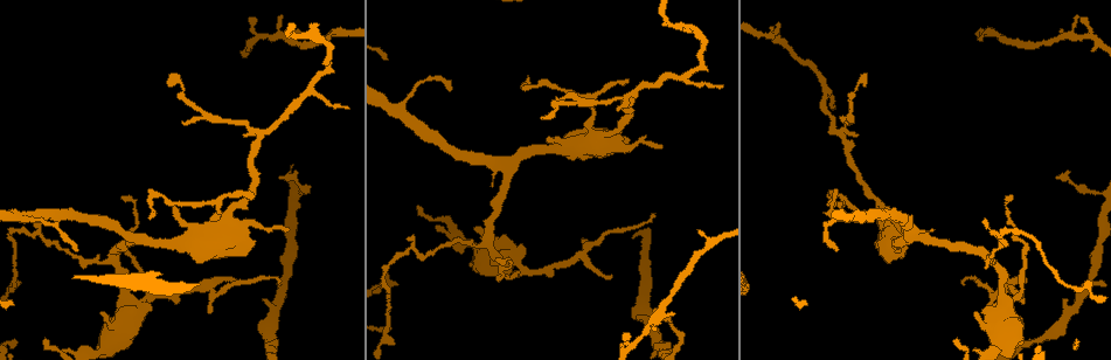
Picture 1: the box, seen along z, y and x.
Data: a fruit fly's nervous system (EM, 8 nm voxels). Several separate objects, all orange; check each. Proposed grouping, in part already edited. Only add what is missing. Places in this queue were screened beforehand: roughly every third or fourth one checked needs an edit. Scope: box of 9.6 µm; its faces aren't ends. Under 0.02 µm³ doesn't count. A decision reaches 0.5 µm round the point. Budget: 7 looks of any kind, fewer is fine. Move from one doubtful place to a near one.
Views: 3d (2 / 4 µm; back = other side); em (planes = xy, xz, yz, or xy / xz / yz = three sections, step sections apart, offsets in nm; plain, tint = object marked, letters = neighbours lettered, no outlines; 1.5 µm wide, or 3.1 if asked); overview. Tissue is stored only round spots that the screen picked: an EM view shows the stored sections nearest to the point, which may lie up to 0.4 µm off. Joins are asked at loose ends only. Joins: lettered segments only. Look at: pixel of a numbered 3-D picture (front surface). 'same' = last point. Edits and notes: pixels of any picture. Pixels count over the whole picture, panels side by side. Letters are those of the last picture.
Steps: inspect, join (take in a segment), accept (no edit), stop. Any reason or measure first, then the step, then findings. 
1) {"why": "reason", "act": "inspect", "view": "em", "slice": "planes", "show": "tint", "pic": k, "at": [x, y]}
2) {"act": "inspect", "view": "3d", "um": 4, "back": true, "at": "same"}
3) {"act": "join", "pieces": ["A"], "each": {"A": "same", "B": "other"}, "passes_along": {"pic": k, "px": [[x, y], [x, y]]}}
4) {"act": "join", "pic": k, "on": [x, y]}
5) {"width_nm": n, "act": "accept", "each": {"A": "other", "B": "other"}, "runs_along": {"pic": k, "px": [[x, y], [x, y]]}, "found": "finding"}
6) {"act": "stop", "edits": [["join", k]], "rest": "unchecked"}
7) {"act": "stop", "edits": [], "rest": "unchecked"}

{"why": "an open end", "act": "inspect", "view": "3d", "um": 2, "pic": 1, "at": [654, 328]}

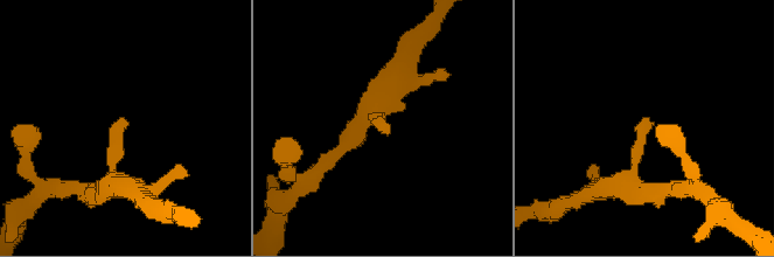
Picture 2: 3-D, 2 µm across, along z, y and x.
{"act": "inspect", "view": "em", "slice": "planes", "show": "letters", "pic": 2, "at": [646, 118]}

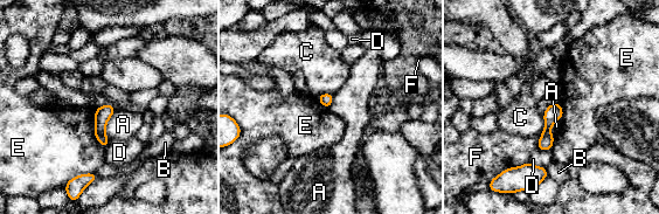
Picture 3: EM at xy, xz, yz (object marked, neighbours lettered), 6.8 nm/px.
{"longest_contact_nm": ["E", 260], "act": "accept", "each": {"A": "other", "B": "other", "C": "other", "D": "other", "E": "other", "F": "other"}, "runs_along": {"pic": 3, "px": [[556, 105], [542, 146]]}, "found": "none of them fits"}

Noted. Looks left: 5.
{"why": "thin end", "act": "inspect", "view": "em", "um": 3.1, "slice": "planes", "show": "letters", "pic": 1, "at": [616, 110]}

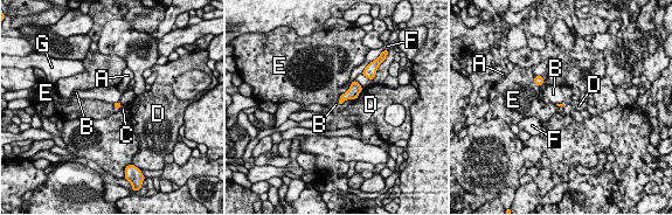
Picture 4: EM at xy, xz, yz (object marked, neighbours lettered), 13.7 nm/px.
{"act": "accept", "each": {"A": "other", "B": "other", "C": "other", "D": "other", "E": "other", "F": "other", "G": "other"}, "border": {"pic": 4, "px": [[341, 94], [338, 104]]}, "found": "none of them fits"}

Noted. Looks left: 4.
{"why": "thin end", "act": "inspect", "view": "em", "slice": "yz", "step": 8, "show": "letters", "pic": 1, "at": [149, 219]}

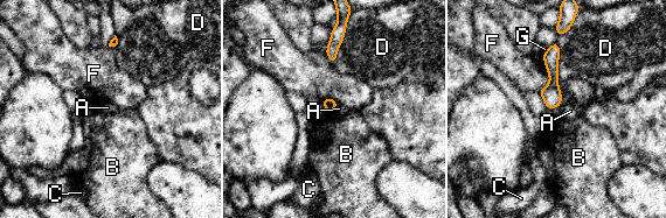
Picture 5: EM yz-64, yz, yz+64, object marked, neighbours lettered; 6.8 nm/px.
{"why": "another direction", "act": "inspect", "view": "em", "slice": "planes", "show": "letters", "at": "same"}

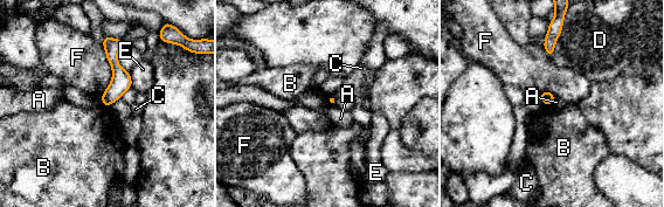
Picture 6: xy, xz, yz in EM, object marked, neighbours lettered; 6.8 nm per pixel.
{"act": "accept", "each": {"A": "other", "B": "other", "C": "other", "D": "other", "E": "other", "F": "other"}, "runs_along": {"pic": 6, "px": [[118, 41], [117, 88], [106, 102]]}, "found": "none of them fits"}

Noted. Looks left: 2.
{"act": "stop", "edits": [], "rest": "unchecked"}

